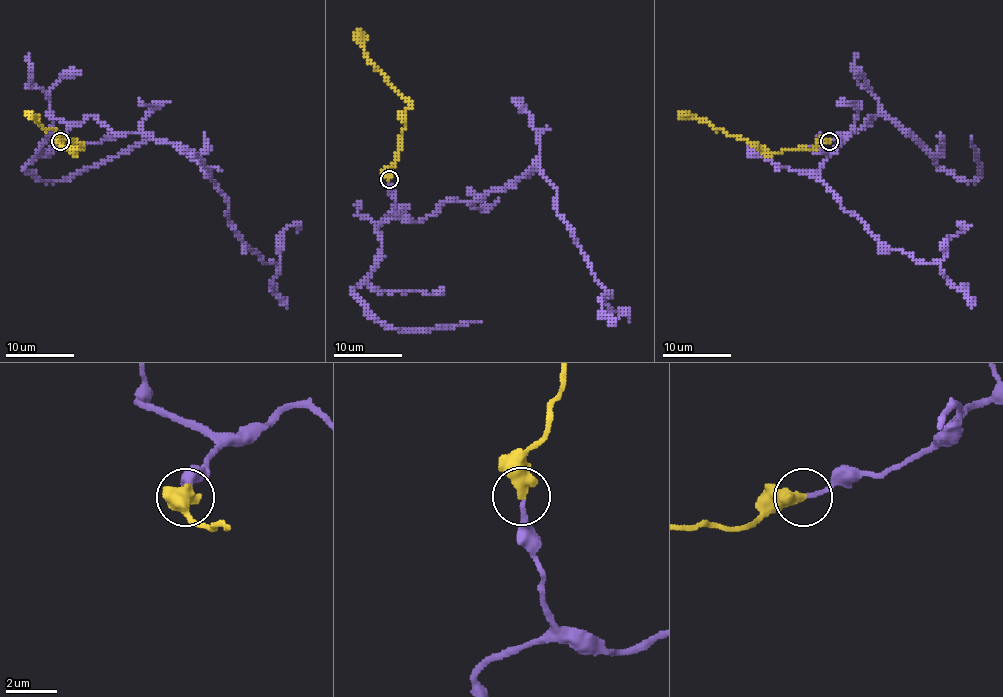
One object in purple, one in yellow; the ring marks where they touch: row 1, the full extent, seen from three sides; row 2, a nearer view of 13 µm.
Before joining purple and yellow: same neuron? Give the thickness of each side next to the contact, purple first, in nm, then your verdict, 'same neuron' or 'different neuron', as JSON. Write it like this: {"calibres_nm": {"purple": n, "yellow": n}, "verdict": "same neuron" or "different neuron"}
{"calibres_nm": {"purple": 170, "yellow": 500}, "verdict": "same neuron"}

